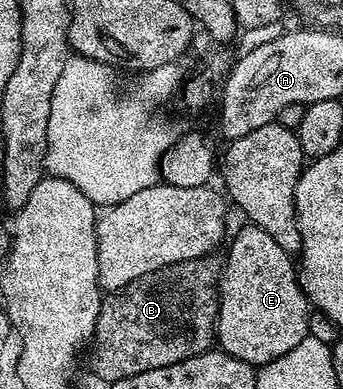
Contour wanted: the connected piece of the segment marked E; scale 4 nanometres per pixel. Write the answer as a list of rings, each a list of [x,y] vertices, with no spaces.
[[[243,224],[227,250],[227,259],[224,257],[221,263],[219,314],[215,324],[218,349],[258,368],[285,356],[285,352],[293,352],[293,348],[297,348],[301,340],[308,338],[312,311],[309,309],[307,295],[299,285],[296,263],[292,255],[287,254],[285,248],[281,248],[281,244],[277,244],[273,236],[269,236],[269,232],[265,232],[265,228]]]

